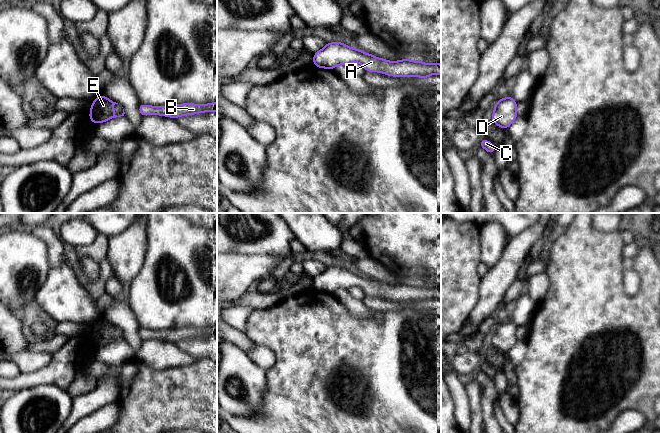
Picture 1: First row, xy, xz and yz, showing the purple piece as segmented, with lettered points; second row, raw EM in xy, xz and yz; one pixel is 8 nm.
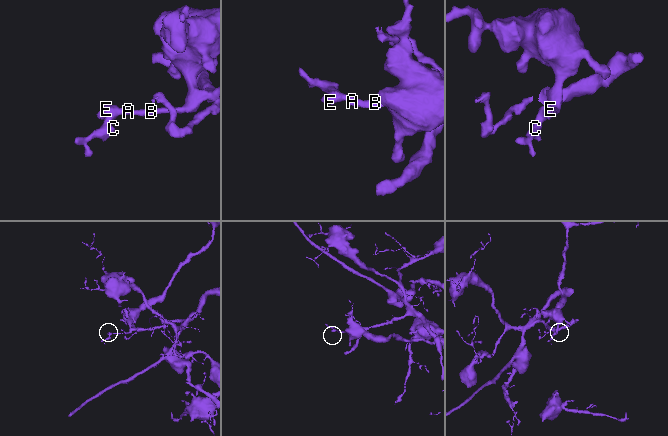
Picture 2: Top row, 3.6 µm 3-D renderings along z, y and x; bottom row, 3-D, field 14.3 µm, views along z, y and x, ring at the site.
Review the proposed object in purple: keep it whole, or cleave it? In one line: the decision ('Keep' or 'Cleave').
Keep

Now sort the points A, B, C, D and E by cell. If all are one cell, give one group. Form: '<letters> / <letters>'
A B C D E

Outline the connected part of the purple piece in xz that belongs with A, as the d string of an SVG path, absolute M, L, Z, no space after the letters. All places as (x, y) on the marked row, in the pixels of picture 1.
M329 42L313 54L313 65L333 70L337 65L360 63L366 72L380 72L394 77L421 77L425 80L432 74L441 75L441 64L426 64L421 61L402 59L395 62L378 58L360 49L351 48L342 42Z

